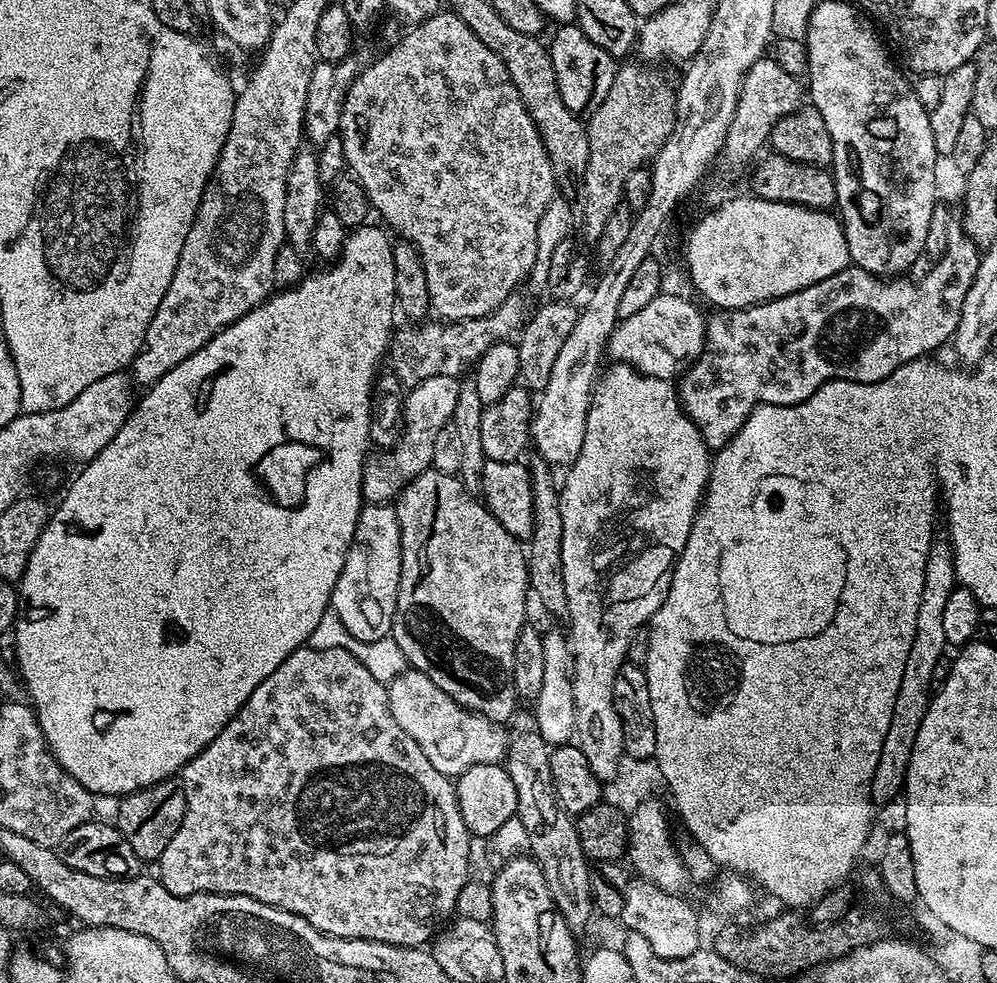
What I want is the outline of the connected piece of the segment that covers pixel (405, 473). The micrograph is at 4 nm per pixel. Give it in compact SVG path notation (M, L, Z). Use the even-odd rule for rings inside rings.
M455 376L426 378L426 382L413 384L403 397L404 430L395 445L369 455L362 470L362 496L365 501L383 504L395 501L403 485L418 474L432 468L434 438L451 421L454 406L458 404L460 380Z

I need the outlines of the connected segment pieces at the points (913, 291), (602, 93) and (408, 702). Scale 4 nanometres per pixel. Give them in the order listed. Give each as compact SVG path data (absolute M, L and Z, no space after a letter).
M956 222L948 228L948 245L944 248L944 257L917 284L912 280L904 280L908 278L875 276L861 268L849 266L814 286L806 286L794 294L783 296L777 300L763 300L761 304L751 304L748 308L713 311L711 313L713 316L709 315L704 325L704 349L701 350L700 357L683 369L678 380L681 408L696 423L700 433L704 435L708 449L719 450L727 446L734 434L738 434L738 430L747 422L748 416L756 409L757 404L797 404L806 398L810 398L810 394L814 394L821 386L829 384L831 380L849 380L855 384L873 384L882 378L886 378L894 370L898 370L898 366L908 364L911 360L927 357L932 354L935 348L942 347L947 340L949 343L955 337L956 327L962 314L962 302L966 302L966 290L970 290L972 280L978 274L981 255L981 249L977 248L976 243L964 233L963 223Z
M561 24L552 36L552 44L547 45L550 58L554 62L554 78L558 78L558 94L562 94L562 102L566 102L566 110L570 110L581 118L588 118L592 112L606 99L606 94L613 85L618 67L617 57L610 55L598 42L590 42L580 25Z
M409 667L402 674L398 674L394 679L387 681L388 701L390 702L390 714L394 714L394 722L422 746L422 754L430 758L430 766L438 770L443 776L457 778L464 771L479 763L500 764L508 750L508 733L499 724L493 724L485 716L480 716L477 712L472 712L468 708L463 708L446 690L434 686L426 674L422 674L414 667Z

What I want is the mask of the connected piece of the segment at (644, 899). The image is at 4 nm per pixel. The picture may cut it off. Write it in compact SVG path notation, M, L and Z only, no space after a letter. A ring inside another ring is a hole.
M629 879L628 889L624 892L624 909L619 919L625 924L623 927L627 931L642 934L642 938L650 942L650 950L654 950L654 954L662 958L686 958L690 954L701 951L702 944L700 944L700 920L696 917L691 902L683 900L682 897L683 895L654 886L649 880Z

